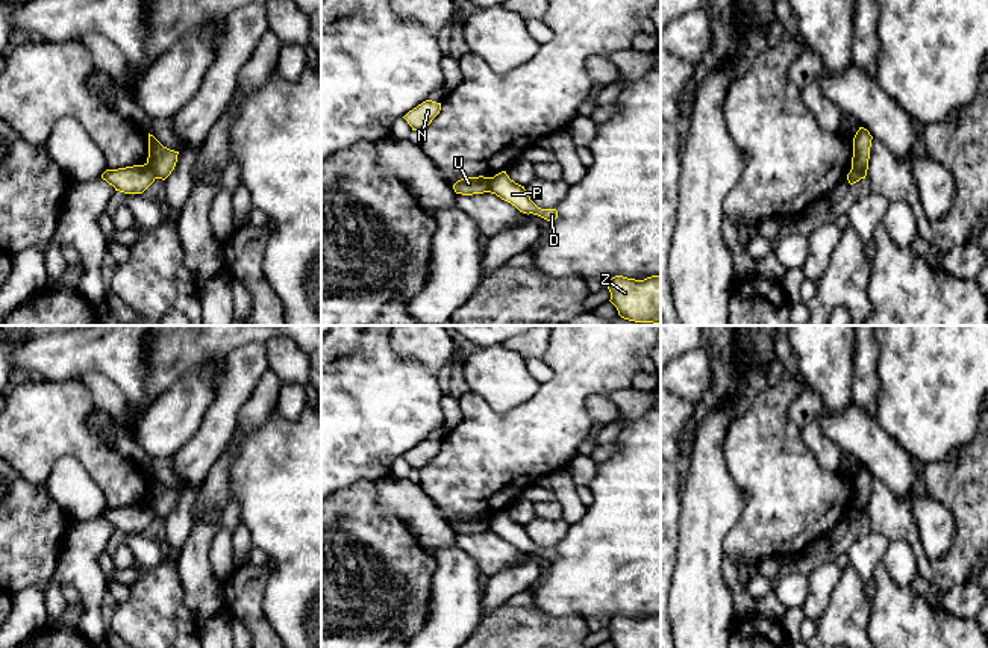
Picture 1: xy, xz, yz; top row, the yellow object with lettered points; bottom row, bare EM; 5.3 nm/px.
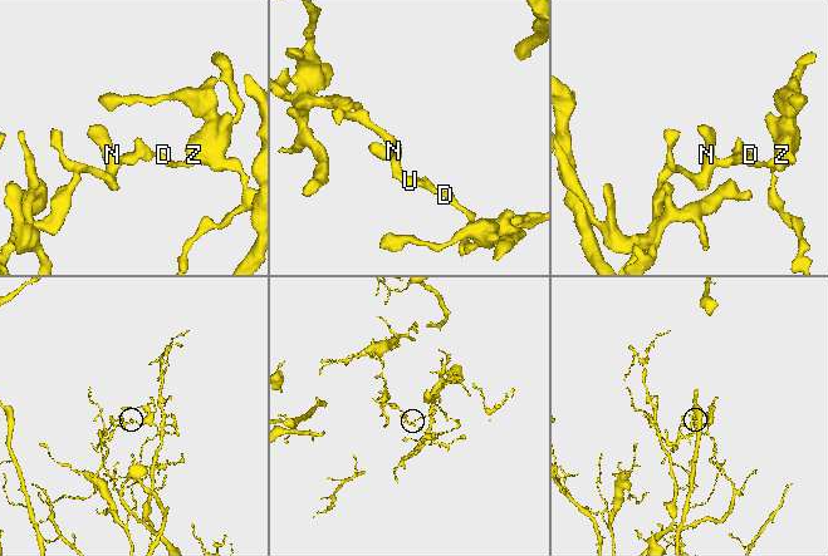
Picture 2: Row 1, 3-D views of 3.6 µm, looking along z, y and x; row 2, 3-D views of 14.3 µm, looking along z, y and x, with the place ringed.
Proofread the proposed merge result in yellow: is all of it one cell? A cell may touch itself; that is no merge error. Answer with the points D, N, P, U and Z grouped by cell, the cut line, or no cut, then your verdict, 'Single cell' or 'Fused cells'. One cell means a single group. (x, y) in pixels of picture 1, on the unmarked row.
Groups: D P Z / N U. Split along xy (146, 503), (156, 517). Fused cells

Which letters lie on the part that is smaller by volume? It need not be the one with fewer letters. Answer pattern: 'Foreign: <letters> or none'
Foreign: N, U

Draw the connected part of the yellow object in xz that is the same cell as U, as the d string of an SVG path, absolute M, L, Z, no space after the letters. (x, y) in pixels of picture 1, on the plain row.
M465 516L458 519L453 524L453 528L456 533L462 533L462 534L473 534L473 533L483 533L489 530L489 521L491 516Z

